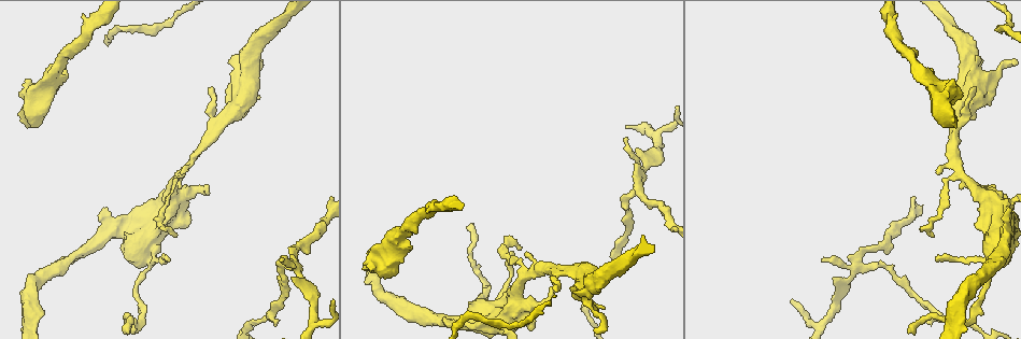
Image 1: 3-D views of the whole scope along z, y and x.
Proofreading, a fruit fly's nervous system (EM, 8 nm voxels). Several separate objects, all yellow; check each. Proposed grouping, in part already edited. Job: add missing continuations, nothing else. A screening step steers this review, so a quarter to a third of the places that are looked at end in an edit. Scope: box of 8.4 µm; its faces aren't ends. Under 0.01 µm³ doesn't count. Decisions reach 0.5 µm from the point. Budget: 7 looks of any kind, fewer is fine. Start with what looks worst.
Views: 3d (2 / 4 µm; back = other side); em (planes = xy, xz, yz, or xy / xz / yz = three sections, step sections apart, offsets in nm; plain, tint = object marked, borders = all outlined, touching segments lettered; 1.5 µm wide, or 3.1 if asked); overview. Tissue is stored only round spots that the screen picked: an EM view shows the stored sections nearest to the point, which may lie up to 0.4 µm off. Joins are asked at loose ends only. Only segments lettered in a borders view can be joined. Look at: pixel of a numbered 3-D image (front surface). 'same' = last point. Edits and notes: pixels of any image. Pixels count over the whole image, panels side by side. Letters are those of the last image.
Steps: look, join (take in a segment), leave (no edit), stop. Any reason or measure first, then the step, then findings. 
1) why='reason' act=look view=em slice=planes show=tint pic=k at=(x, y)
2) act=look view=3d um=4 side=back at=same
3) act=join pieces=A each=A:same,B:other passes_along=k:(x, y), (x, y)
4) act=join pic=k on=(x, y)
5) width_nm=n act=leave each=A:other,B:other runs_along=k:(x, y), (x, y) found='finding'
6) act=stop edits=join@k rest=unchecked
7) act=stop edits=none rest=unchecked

why='free end' act=look view=em slice=planes show=plain pic=1 at=(213, 87)

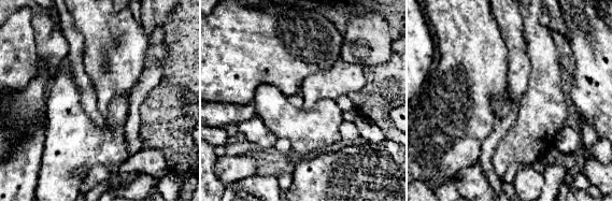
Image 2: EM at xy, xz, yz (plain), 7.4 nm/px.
why='what lies round it' act=look view=em slice=planes show=borders at=same

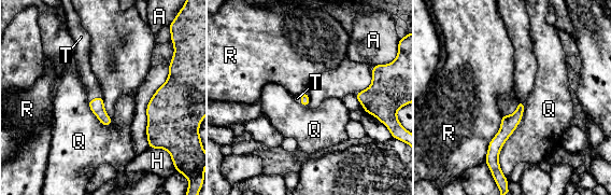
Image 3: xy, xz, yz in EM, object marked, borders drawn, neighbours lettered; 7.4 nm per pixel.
act=join pieces=T each=A:other,H:other,Q:other,R:other,T:same passes_along=3:(97, 105), (96, 97), (87, 77) found='it goes on there'

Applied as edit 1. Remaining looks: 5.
act=look view=overview

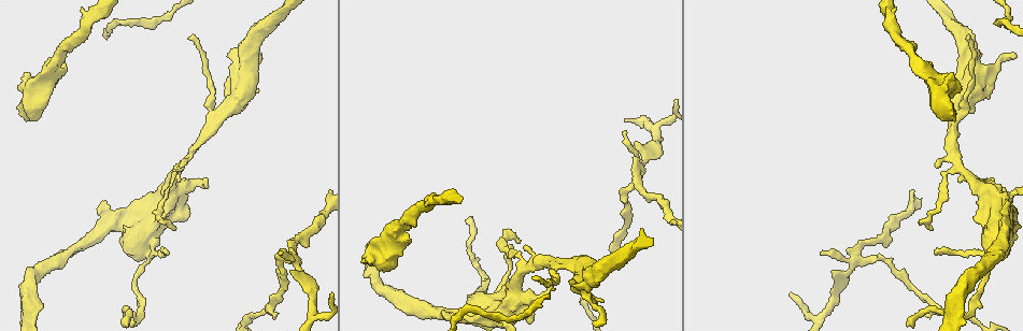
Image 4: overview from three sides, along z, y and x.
why='tapers out' act=look view=3d um=4 pic=4 at=(820, 252)

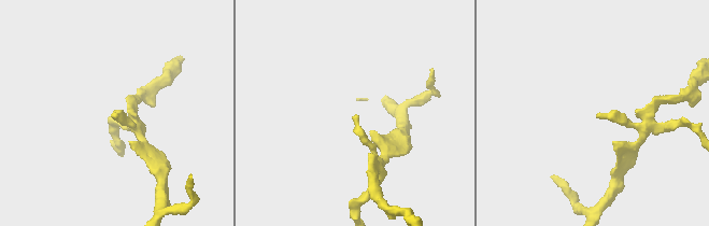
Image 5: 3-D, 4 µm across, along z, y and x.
why='need the tissue' act=look view=em slice=planes show=plain pic=5 at=(597, 113)

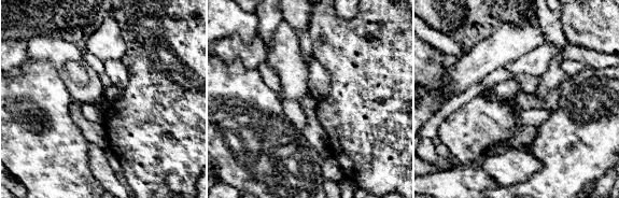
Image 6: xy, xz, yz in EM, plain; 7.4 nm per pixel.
why='see the neighbours' act=look view=em slice=planes show=borders at=same

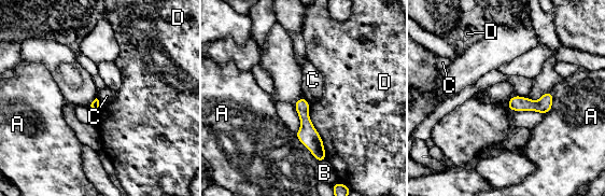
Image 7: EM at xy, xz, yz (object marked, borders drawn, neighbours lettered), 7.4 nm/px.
act=leave each=A:other,B:other,C:other,D:other found='none of them fits'

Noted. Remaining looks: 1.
act=stop edits=join@3 rest=unchecked

